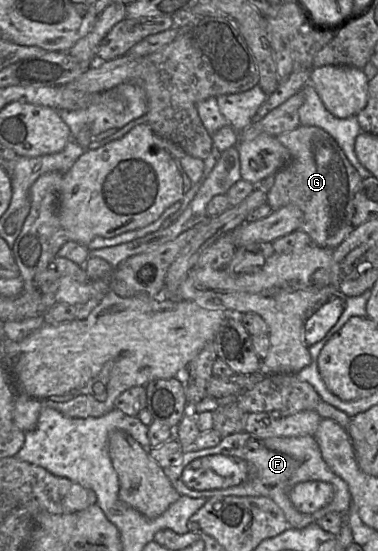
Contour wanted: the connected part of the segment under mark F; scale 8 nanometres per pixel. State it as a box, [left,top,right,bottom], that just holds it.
[164,432,351,529]

